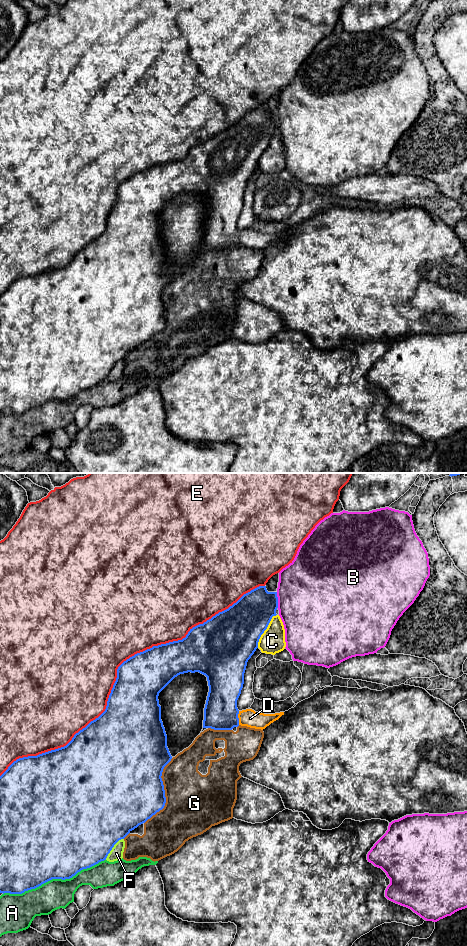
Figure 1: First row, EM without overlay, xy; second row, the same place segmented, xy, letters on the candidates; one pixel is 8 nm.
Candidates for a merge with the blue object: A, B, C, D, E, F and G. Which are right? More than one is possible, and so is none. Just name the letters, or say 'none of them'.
D

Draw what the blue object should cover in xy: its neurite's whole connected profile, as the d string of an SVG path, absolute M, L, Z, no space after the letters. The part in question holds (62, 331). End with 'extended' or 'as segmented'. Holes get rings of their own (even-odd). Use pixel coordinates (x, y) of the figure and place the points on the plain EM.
M259 106L244 114L228 129L219 132L203 144L199 144L188 152L185 158L178 161L153 166L143 172L137 173L124 181L117 189L117 198L109 215L105 231L85 248L74 255L72 260L64 267L51 270L37 276L28 276L14 281L0 296L0 413L22 414L35 409L52 399L70 399L83 389L90 388L106 380L114 365L124 359L132 350L145 343L157 332L162 330L166 323L165 310L162 301L164 287L171 281L172 276L167 267L167 255L161 240L161 226L159 213L178 195L199 192L207 197L209 212L204 228L203 248L214 250L232 250L234 247L247 246L255 249L265 249L278 240L284 232L264 234L252 229L239 231L237 220L244 204L244 193L247 182L258 168L261 155L267 149L278 128L277 112L268 112L266 106Z | extended

